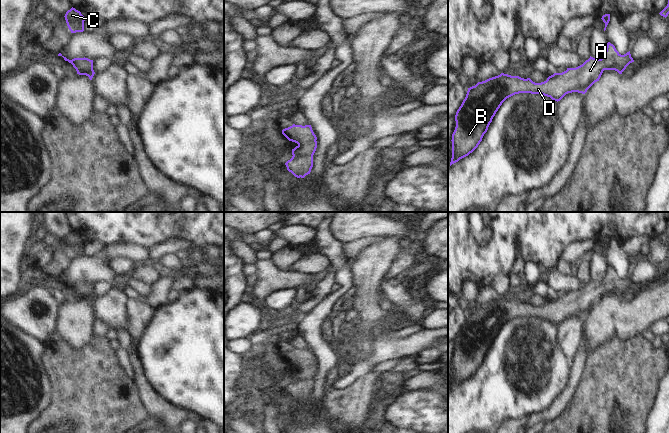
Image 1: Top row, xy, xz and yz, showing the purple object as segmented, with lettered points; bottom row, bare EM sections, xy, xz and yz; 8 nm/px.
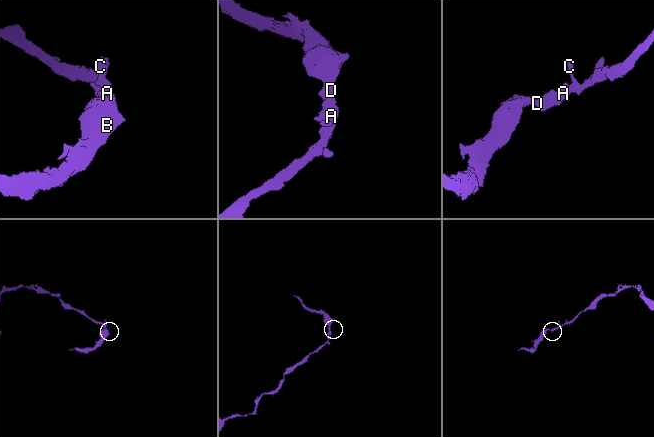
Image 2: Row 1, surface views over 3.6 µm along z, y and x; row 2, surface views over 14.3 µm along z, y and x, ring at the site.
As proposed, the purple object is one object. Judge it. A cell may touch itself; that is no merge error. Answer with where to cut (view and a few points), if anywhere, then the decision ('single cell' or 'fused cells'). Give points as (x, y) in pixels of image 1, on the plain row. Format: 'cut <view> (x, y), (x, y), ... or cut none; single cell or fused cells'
cut none; single cell

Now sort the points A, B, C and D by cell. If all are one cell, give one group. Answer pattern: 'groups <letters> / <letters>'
groups A B C D

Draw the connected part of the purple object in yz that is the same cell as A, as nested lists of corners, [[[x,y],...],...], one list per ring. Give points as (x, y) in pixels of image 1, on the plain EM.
[[[610,266],[601,283],[590,280],[582,289],[554,297],[546,305],[535,307],[530,302],[501,297],[478,306],[468,312],[465,323],[456,336],[456,351],[452,358],[452,382],[450,390],[472,377],[482,365],[490,347],[502,327],[519,317],[542,318],[560,325],[566,318],[585,318],[599,305],[604,294],[615,294],[619,298],[634,286],[630,275],[621,279]]]

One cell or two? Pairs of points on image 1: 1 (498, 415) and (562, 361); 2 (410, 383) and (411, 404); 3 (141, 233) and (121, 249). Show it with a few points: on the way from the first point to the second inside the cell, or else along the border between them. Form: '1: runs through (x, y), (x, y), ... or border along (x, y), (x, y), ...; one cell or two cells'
1: runs through (517, 402), (538, 397), (548, 387), (551, 380); one cell
2: border along (404, 390), (434, 391); two cells
3: border along (106, 244), (138, 244), (148, 249); two cells

